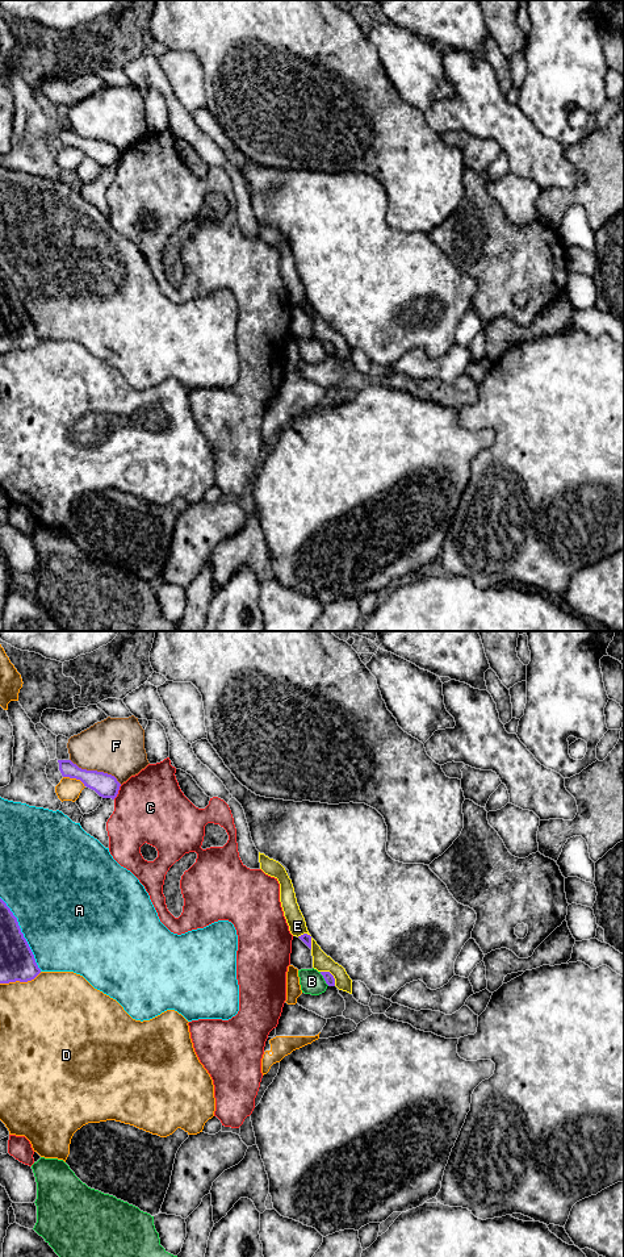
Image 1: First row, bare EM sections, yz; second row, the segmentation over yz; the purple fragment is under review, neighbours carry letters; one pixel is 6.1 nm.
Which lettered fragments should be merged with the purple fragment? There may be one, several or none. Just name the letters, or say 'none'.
none

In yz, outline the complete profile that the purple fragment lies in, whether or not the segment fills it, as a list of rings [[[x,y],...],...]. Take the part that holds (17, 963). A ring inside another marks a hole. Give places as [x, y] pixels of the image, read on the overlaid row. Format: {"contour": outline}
{"contour": [[[0,898],[0,984],[28,982],[39,973],[17,918]]]}

